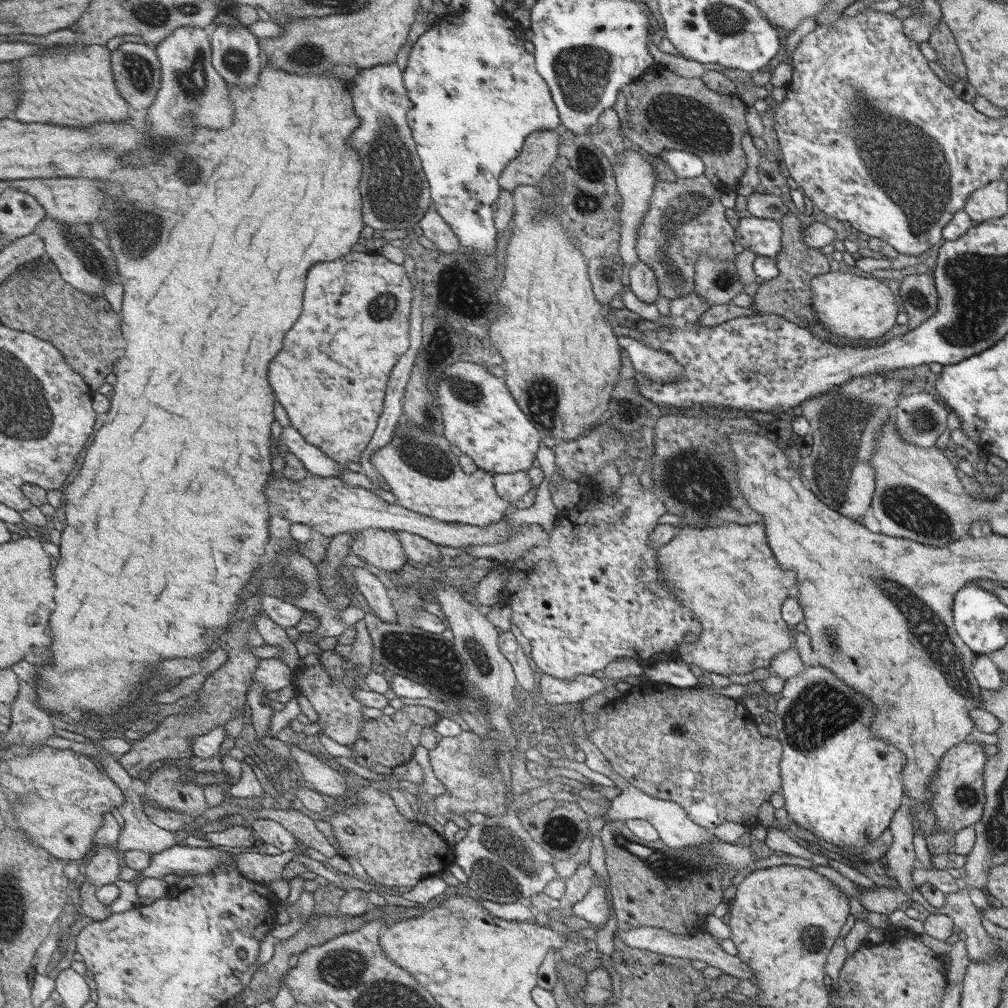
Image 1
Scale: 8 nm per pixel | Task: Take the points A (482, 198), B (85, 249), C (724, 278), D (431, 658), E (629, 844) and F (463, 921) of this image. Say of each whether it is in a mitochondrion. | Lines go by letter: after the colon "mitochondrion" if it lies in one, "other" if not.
A: other
B: mitochondrion
C: mitochondrion
D: mitochondrion
E: mitochondrion
F: other

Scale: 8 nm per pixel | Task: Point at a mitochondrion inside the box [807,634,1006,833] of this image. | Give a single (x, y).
(966, 795)

